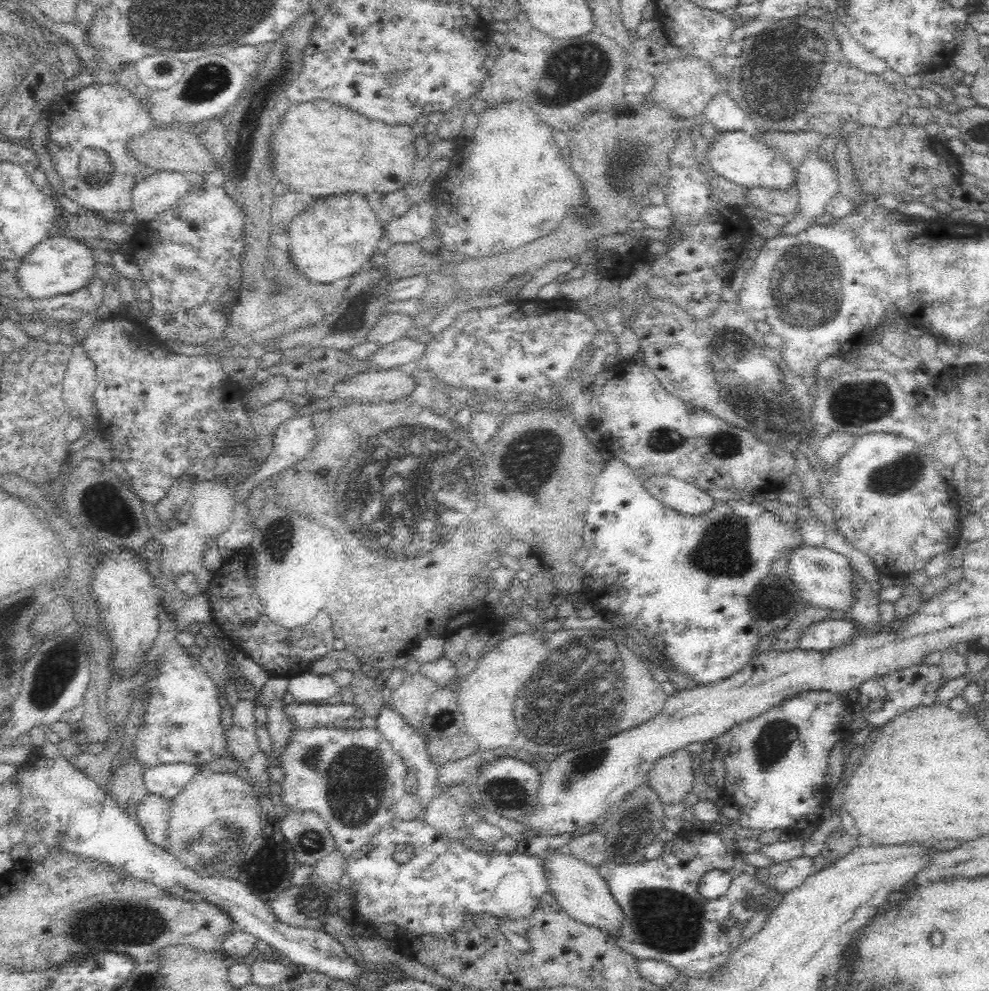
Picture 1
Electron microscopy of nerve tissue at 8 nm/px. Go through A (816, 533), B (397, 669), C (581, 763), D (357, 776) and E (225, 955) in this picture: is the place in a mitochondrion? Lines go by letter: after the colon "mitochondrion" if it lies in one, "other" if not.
A: other
B: other
C: mitochondrion
D: mitochondrion
E: other

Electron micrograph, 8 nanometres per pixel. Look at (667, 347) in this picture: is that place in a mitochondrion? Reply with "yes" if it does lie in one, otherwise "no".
no

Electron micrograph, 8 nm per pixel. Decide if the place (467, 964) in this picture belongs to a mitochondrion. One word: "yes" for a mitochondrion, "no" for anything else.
no

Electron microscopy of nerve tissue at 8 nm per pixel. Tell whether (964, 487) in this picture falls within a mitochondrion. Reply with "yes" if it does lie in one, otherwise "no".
no

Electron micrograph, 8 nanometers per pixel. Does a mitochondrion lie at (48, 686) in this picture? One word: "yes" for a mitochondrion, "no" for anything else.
yes

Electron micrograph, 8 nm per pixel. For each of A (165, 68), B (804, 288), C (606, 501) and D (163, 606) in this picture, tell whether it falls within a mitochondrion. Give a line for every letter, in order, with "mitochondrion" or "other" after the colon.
A: mitochondrion
B: mitochondrion
C: other
D: other

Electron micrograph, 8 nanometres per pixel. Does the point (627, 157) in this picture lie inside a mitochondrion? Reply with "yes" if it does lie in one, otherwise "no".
yes

